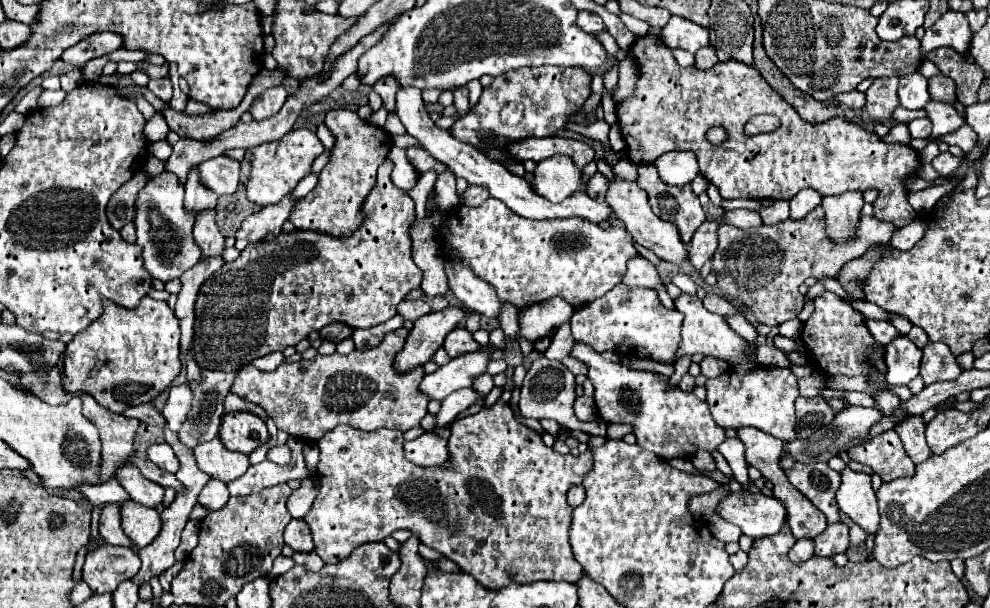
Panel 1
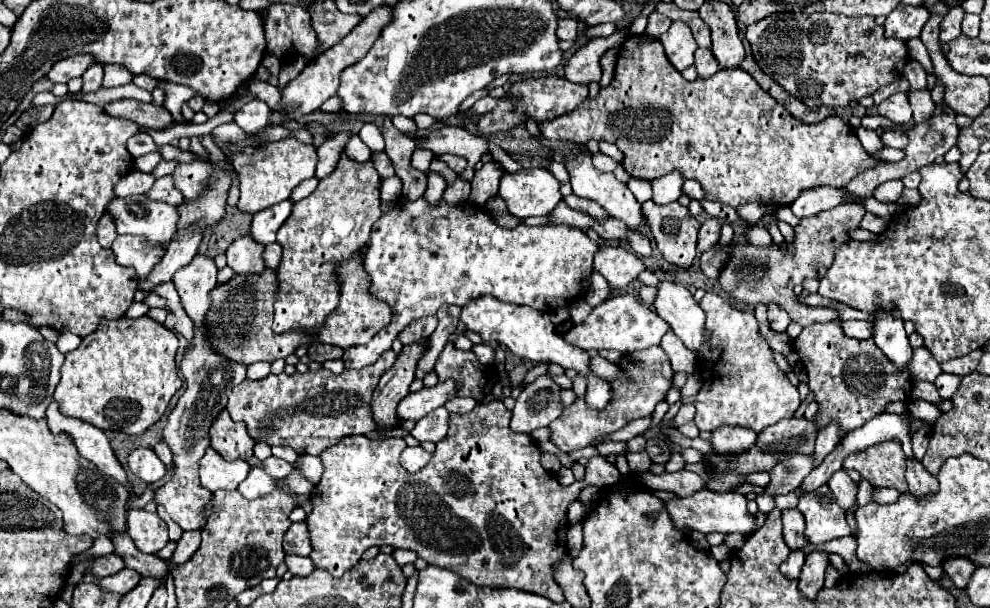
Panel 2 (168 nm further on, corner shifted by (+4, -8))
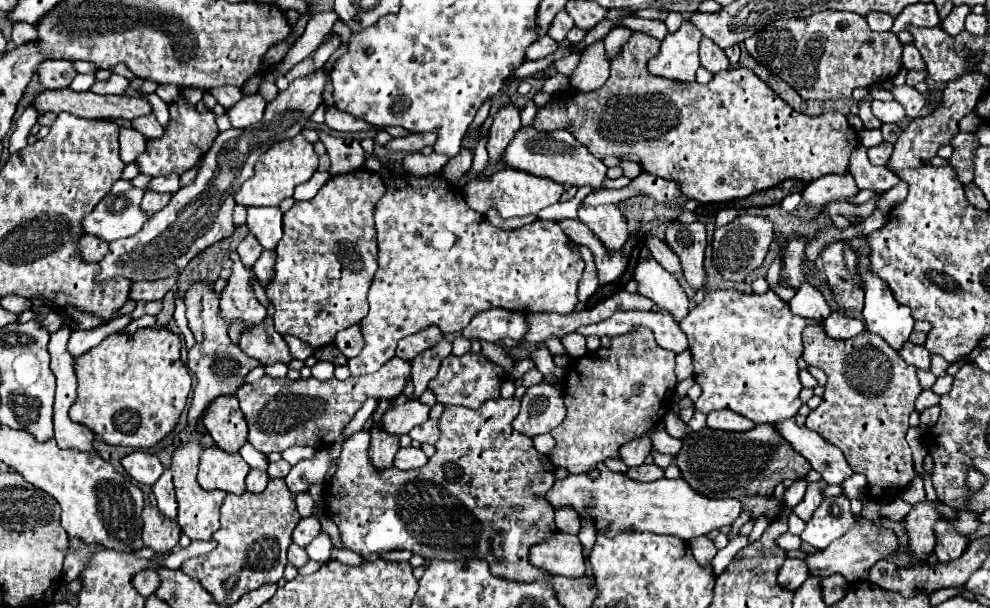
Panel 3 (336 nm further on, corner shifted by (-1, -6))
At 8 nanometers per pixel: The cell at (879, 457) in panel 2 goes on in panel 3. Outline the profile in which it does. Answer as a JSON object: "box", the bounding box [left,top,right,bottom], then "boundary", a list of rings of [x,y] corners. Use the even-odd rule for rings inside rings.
{"box":[802,326,922,504],"boundary":[[[808,326],[802,340],[804,362],[824,370],[828,376],[822,402],[810,412],[806,426],[838,446],[850,468],[866,476],[868,496],[876,504],[890,502],[916,478],[912,450],[904,440],[908,416],[914,410],[914,400],[922,392],[916,368],[906,364],[896,350],[868,330],[850,340],[832,340],[822,326]]]}

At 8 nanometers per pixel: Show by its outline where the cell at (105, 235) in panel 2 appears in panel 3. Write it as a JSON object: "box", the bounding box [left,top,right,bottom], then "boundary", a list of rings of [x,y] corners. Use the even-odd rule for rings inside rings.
{"box":[78,236,108,262],"boundary":[[[82,236],[78,242],[78,254],[84,262],[98,262],[108,252],[108,244],[94,236]]]}

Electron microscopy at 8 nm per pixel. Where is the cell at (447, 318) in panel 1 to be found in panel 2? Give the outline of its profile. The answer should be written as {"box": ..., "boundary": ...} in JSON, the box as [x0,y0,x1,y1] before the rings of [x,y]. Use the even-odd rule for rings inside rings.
{"box":[371,340,427,428],"boundary":[[[423,340],[423,344],[403,346],[397,362],[381,376],[371,402],[379,426],[391,428],[395,424],[397,406],[409,394],[409,384],[415,380],[415,360],[423,356],[423,348],[427,348],[427,340]]]}

